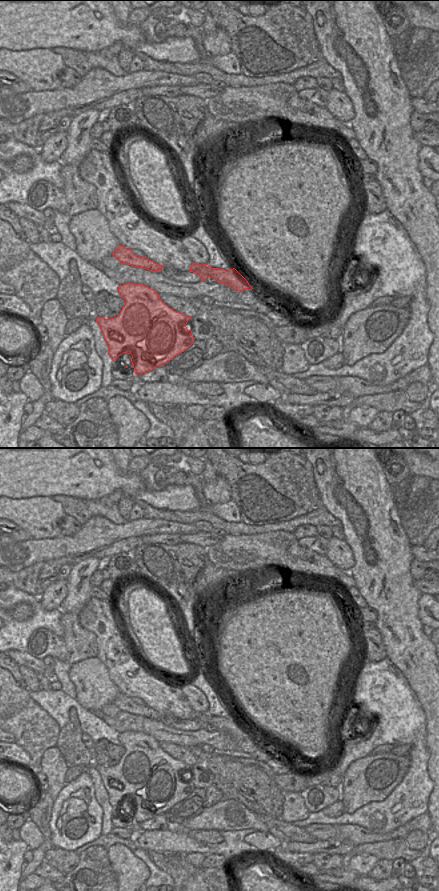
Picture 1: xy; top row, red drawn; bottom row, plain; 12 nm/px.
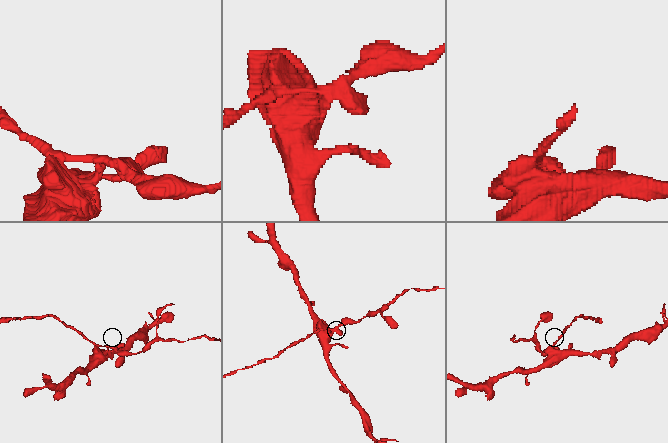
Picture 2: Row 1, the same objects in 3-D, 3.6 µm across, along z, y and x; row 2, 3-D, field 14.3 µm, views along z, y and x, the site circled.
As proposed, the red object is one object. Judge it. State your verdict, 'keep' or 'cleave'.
cleave

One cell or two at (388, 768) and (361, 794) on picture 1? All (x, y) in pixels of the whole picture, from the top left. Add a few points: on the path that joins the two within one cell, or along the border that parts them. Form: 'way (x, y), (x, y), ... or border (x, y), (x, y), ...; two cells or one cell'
way (381, 774), (368, 787); one cell

